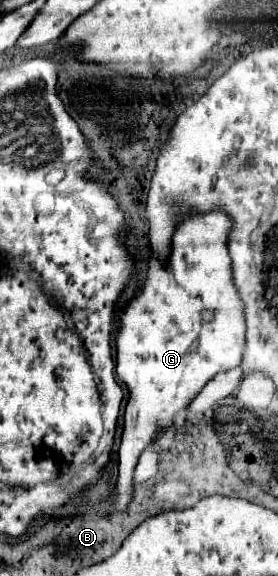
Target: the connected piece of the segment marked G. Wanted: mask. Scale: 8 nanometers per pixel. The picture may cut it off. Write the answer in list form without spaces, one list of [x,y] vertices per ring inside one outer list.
[[[223,210],[185,216],[173,234],[167,264],[151,256],[141,292],[121,314],[117,376],[129,388],[129,402],[119,446],[119,478],[115,500],[111,502],[113,512],[125,510],[133,500],[133,472],[141,452],[175,426],[175,418],[215,374],[227,372],[241,362],[245,314],[231,280],[227,252],[229,226],[231,222]]]

